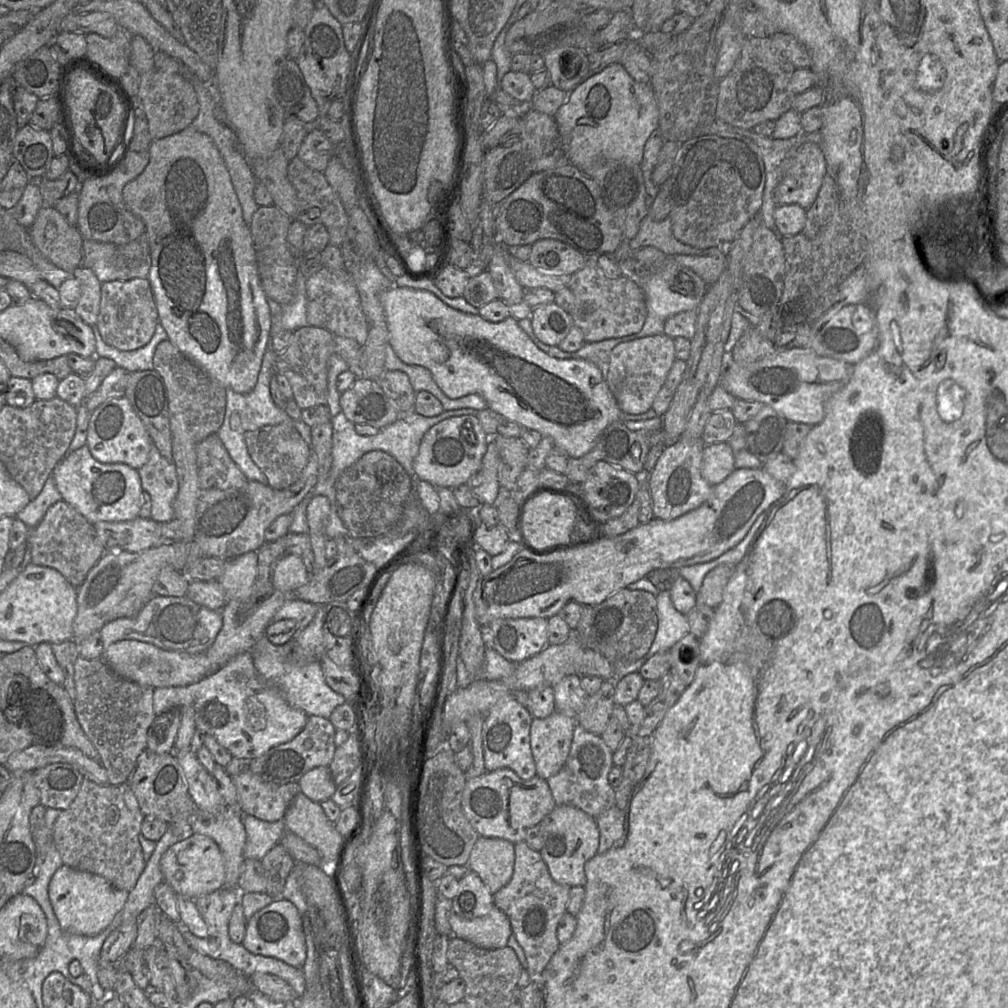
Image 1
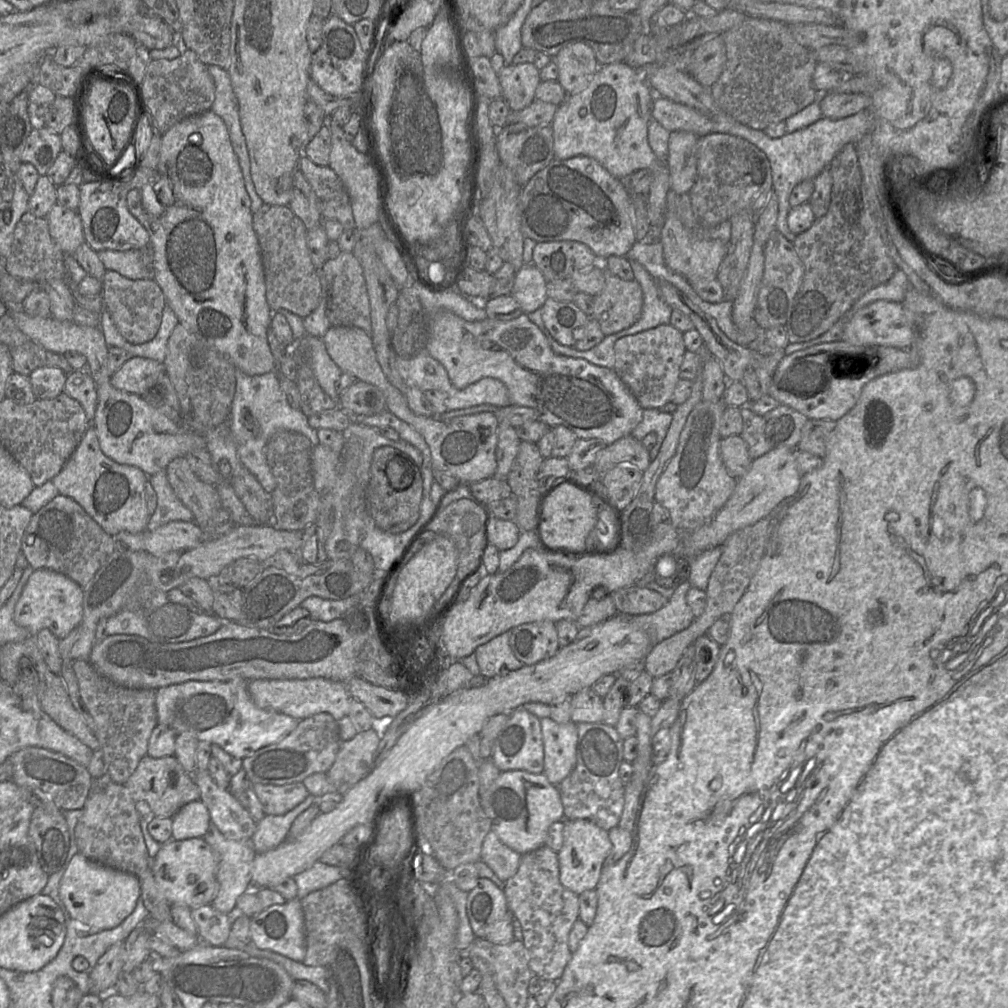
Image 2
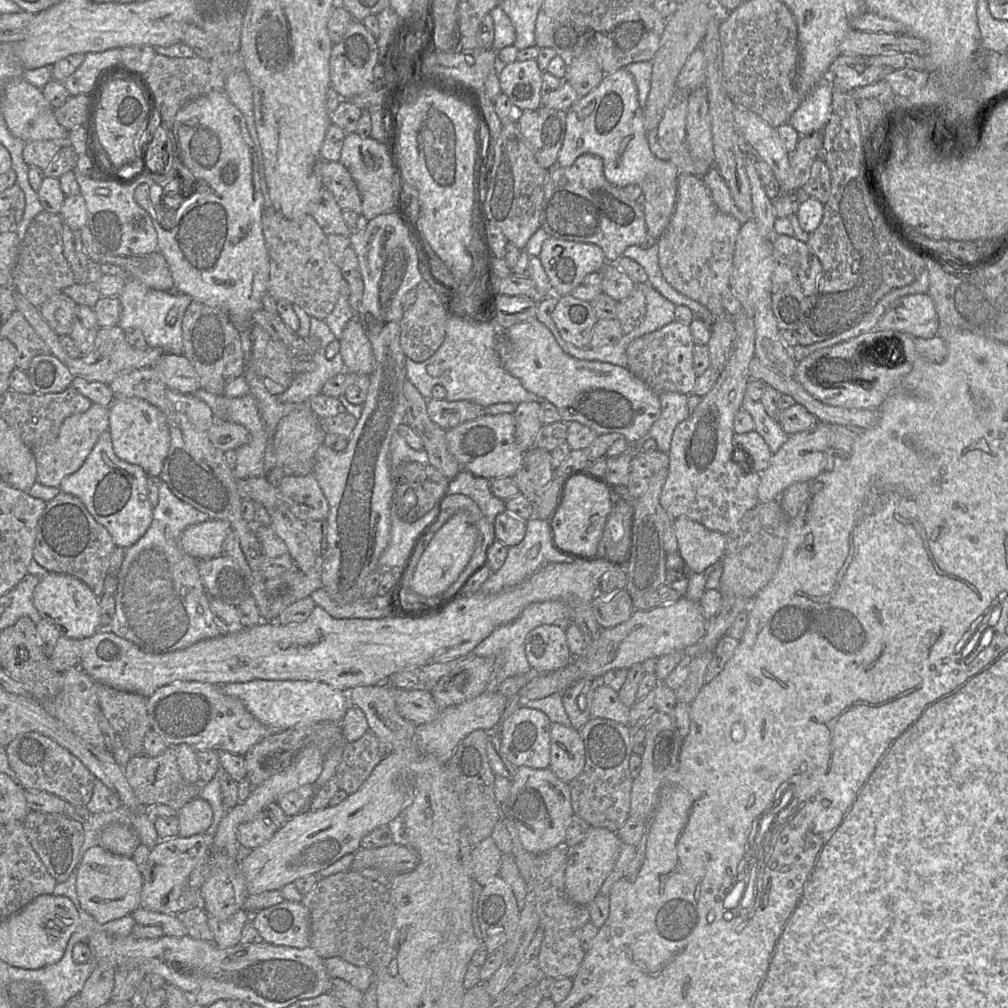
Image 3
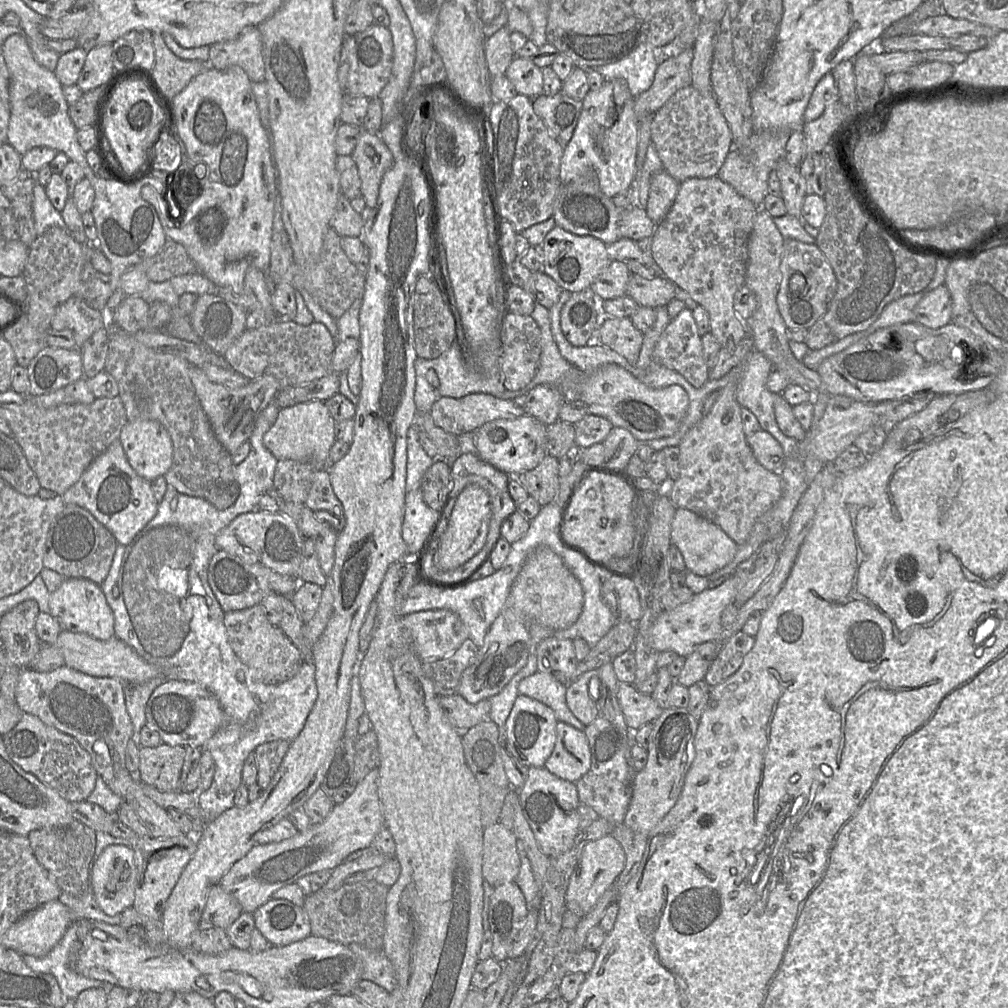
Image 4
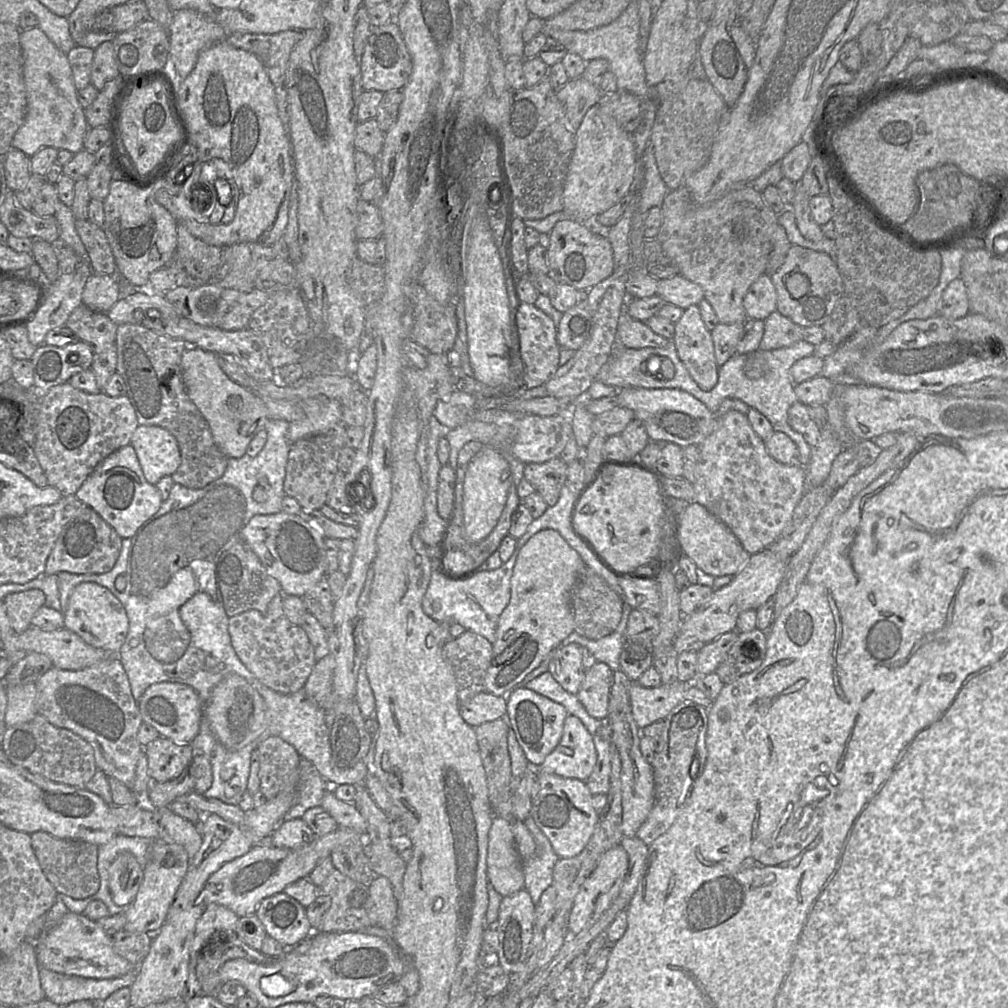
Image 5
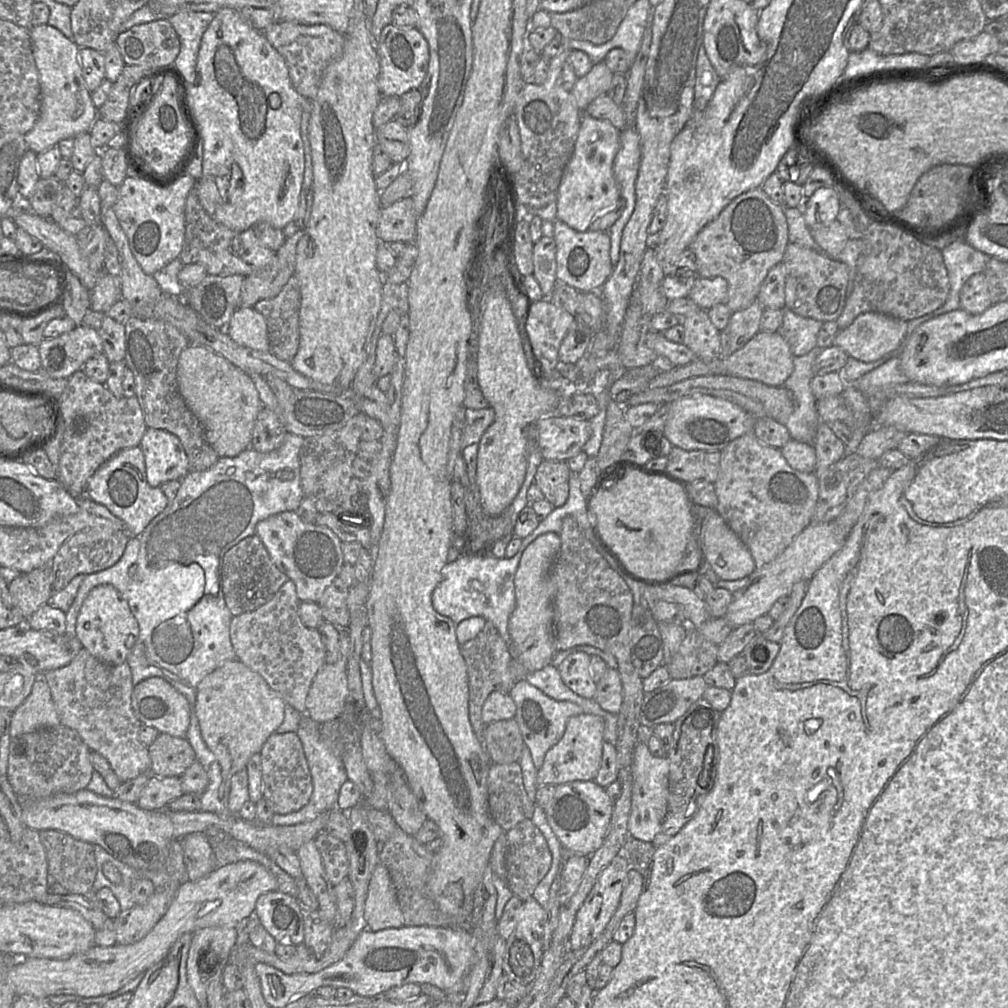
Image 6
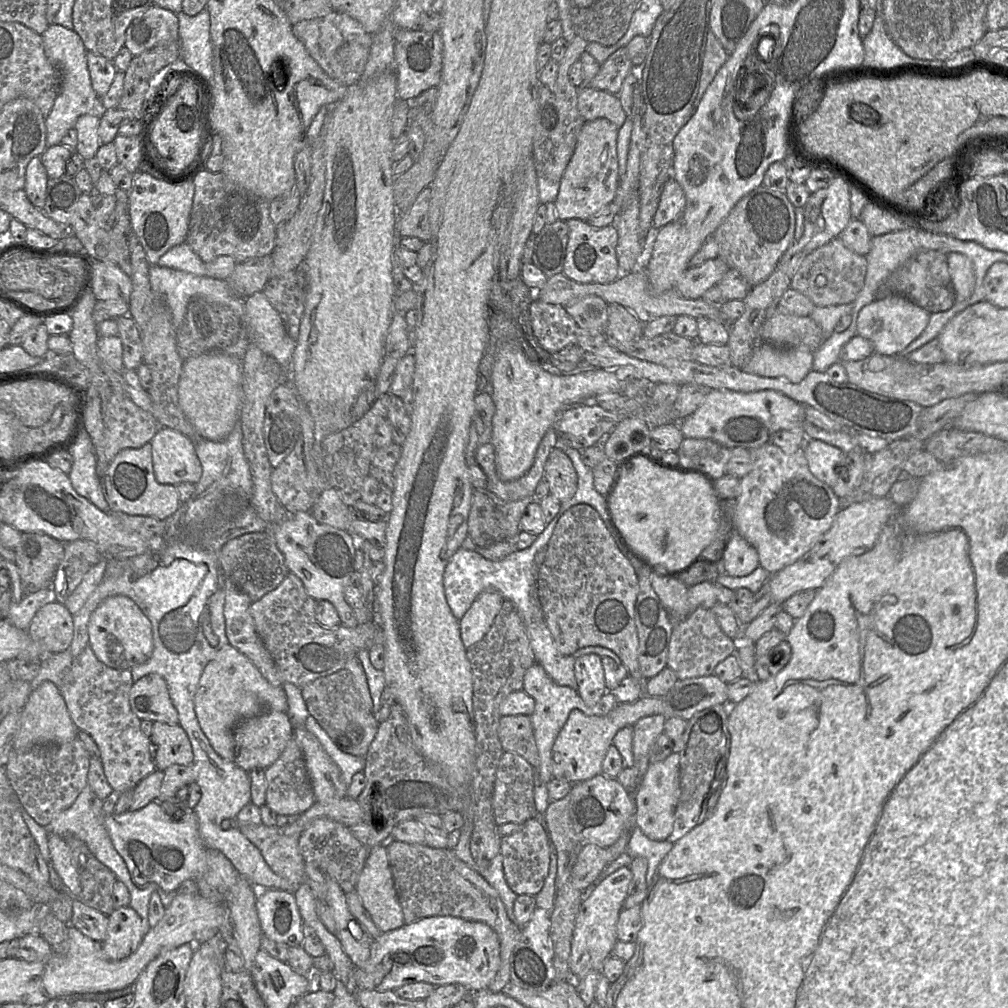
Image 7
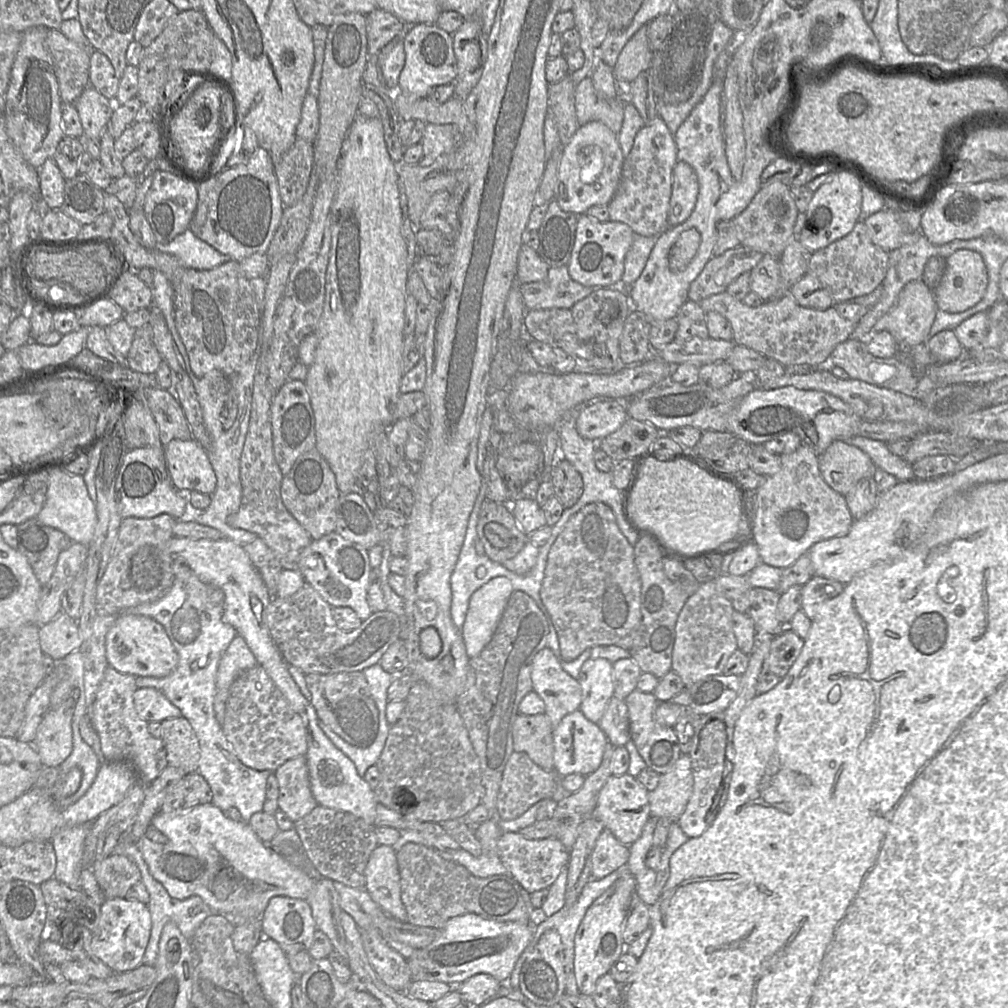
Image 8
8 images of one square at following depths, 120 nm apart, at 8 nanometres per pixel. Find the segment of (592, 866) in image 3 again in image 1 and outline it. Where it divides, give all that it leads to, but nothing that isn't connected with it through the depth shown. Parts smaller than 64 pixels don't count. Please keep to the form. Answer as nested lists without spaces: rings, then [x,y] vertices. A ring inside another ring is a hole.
[[[556,805],[537,826],[541,826],[543,846],[538,851],[552,879],[562,885],[585,886],[585,863],[598,853],[599,829],[595,818],[569,805]]]

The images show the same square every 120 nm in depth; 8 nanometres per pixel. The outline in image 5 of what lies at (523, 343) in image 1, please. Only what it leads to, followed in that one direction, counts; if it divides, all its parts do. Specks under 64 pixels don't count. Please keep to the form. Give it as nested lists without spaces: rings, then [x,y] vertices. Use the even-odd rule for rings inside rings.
[[[622,388],[615,396],[618,406],[634,412],[646,427],[651,442],[667,441],[681,447],[698,445],[717,427],[719,415],[711,412],[690,393],[680,389]]]

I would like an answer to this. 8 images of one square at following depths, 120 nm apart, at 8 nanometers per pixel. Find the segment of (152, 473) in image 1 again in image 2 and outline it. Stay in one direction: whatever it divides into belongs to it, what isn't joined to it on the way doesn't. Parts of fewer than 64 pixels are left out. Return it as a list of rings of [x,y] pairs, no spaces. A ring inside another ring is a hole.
[[[165,470],[149,476],[148,481],[156,493],[157,506],[149,517],[146,530],[153,531],[172,521],[194,521],[192,512],[183,505],[169,484]]]

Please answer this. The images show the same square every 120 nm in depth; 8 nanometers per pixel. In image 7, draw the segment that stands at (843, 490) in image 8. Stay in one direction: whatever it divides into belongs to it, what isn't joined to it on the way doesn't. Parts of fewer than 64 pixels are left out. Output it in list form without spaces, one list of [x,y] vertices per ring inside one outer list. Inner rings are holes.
[[[807,440],[802,447],[810,472],[832,489],[837,482],[837,467],[849,463],[846,452],[820,440]]]

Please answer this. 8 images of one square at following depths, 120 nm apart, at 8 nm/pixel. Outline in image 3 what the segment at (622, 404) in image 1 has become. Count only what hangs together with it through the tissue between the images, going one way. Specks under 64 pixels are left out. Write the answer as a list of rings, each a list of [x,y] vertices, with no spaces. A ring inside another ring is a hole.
[[[674,320],[629,343],[626,348],[627,368],[658,396],[666,392],[690,394],[698,377],[693,369],[694,346],[690,325]]]

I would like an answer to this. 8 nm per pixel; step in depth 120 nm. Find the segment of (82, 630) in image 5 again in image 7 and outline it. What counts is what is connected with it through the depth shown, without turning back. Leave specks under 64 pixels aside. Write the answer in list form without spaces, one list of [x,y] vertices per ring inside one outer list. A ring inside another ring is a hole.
[[[115,595],[103,600],[88,623],[89,646],[99,661],[118,670],[131,670],[146,662],[153,652],[152,625],[134,601]]]

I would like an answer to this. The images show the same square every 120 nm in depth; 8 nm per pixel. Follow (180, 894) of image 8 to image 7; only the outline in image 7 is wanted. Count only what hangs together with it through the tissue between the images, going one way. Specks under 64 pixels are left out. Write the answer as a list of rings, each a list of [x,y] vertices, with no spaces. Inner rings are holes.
[[[152,801],[137,811],[119,815],[104,815],[104,824],[112,844],[124,859],[133,881],[138,885],[157,884],[166,892],[177,891],[187,880],[194,880],[206,867],[207,846],[200,837],[194,812],[182,813],[180,818],[170,816],[158,801]]]

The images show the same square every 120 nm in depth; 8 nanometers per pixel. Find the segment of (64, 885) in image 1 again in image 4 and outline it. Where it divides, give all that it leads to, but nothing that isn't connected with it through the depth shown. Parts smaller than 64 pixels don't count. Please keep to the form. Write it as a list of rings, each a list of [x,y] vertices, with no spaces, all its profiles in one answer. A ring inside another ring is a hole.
[[[124,845],[107,846],[94,862],[91,887],[98,907],[108,916],[121,914],[132,907],[138,883],[138,870],[133,849]]]

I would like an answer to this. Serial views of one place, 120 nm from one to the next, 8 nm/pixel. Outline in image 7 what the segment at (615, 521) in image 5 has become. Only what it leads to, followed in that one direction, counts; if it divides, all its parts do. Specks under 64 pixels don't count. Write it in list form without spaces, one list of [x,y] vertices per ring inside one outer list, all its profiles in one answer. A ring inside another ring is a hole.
[[[642,457],[621,462],[620,470],[606,499],[611,521],[623,541],[652,572],[667,575],[685,569],[714,541],[721,524],[720,499],[713,485],[699,474],[681,474],[658,467]]]

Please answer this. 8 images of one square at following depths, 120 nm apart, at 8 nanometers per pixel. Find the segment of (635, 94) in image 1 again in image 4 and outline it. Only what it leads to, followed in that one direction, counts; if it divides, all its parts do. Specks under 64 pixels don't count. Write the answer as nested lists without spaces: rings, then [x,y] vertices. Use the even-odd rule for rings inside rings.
[[[625,79],[607,80],[599,89],[589,91],[582,100],[582,110],[572,138],[564,147],[560,163],[561,183],[568,184],[588,168],[593,168],[600,190],[606,196],[613,198],[627,189],[637,177],[638,127],[634,97]],[[665,170],[653,175],[646,204],[648,217],[657,225],[671,209],[679,190],[679,182]]]

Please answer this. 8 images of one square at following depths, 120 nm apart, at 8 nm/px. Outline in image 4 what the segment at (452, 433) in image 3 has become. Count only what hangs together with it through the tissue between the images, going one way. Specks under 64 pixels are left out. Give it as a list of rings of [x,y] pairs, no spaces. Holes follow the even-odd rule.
[[[529,415],[487,422],[475,430],[476,453],[498,470],[516,476],[535,468],[548,455],[546,430],[546,425]]]

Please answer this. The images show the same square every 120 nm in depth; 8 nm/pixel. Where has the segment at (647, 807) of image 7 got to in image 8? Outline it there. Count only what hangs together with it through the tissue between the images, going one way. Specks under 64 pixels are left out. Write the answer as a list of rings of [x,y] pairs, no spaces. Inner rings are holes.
[[[682,754],[669,772],[661,774],[657,787],[649,791],[650,817],[667,818],[678,823],[693,786],[690,757]]]

